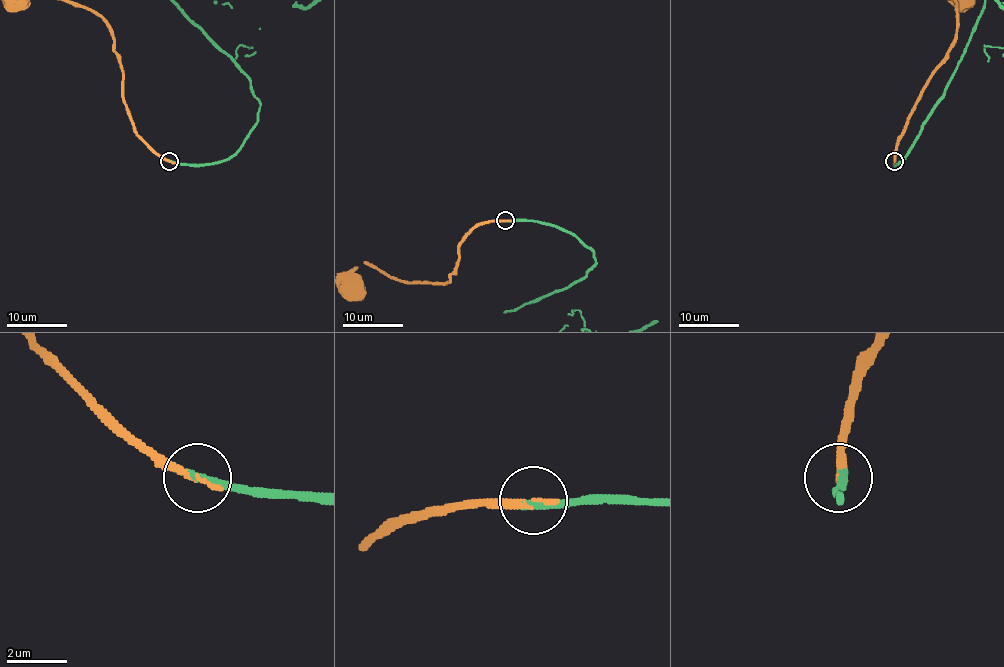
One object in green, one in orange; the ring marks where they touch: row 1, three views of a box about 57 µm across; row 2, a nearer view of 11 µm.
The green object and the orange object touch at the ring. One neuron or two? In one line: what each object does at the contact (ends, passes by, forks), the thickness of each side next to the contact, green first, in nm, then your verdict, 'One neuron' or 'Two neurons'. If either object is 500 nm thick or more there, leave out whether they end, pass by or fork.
At the ring green ends. At the ring orange ends. Thickness 320 nm (green) against 240 nm. One neuron

